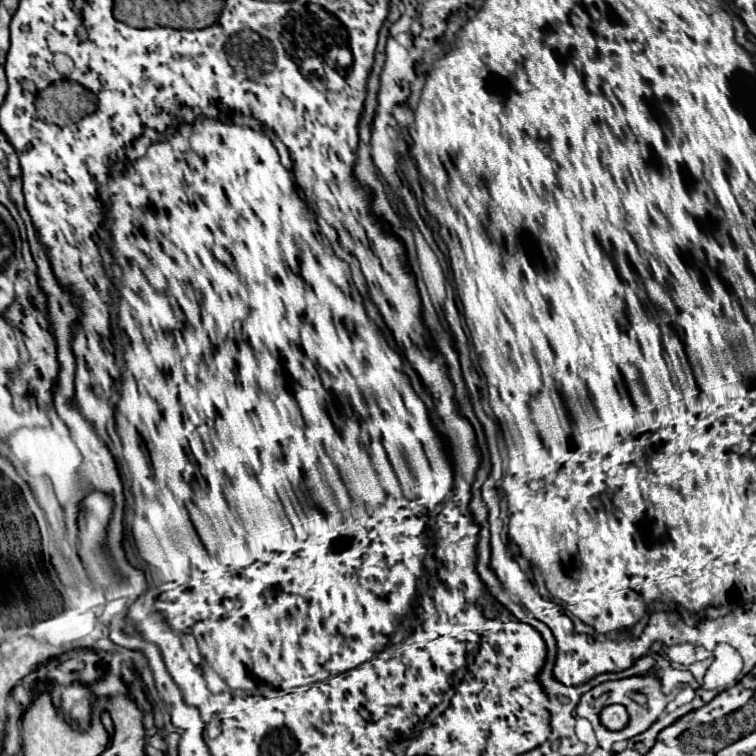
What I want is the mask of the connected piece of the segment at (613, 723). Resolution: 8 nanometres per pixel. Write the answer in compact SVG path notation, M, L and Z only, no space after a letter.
M611 704L601 710L601 724L607 730L623 730L629 724L629 714L621 704Z

